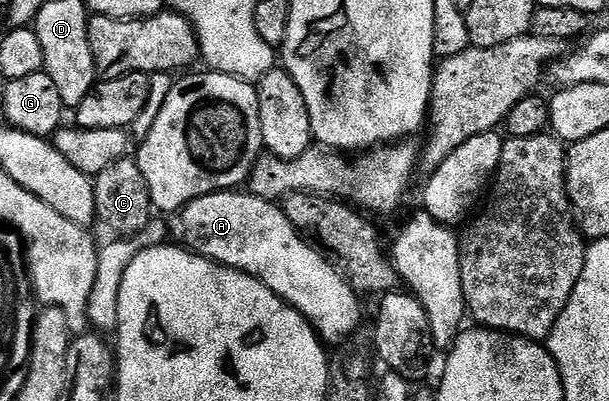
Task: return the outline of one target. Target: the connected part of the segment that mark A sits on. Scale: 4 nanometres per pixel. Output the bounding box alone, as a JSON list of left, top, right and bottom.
[178,192,361,342]

